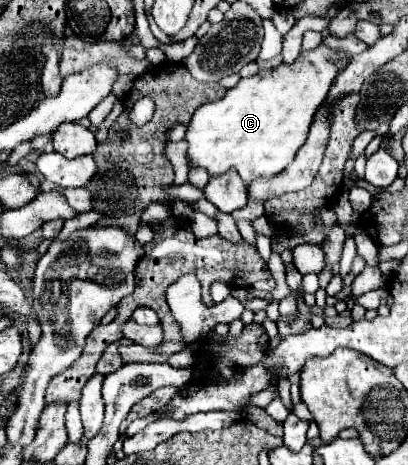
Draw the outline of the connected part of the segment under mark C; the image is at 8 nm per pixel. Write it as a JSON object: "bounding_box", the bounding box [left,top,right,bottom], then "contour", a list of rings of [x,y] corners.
{"bounding_box":[186,44,346,186],"contour":[[[320,44],[310,52],[300,52],[292,64],[280,64],[268,74],[260,70],[250,78],[240,78],[222,100],[204,104],[194,112],[186,130],[190,164],[206,168],[210,176],[220,176],[234,166],[246,186],[256,178],[276,176],[306,142],[316,110],[344,68],[346,62],[338,62],[338,52]]]}

